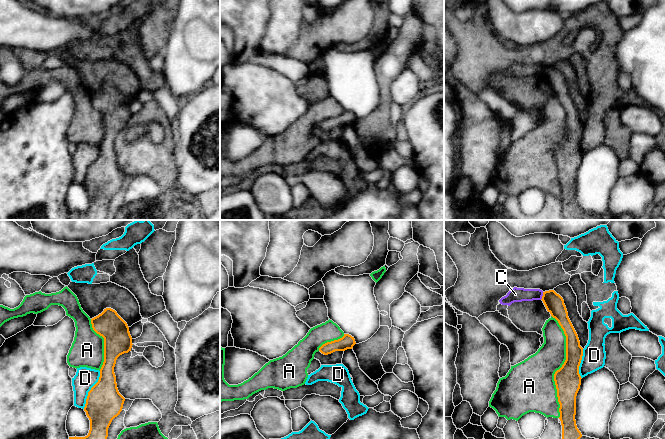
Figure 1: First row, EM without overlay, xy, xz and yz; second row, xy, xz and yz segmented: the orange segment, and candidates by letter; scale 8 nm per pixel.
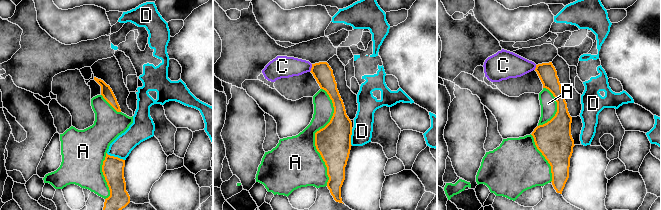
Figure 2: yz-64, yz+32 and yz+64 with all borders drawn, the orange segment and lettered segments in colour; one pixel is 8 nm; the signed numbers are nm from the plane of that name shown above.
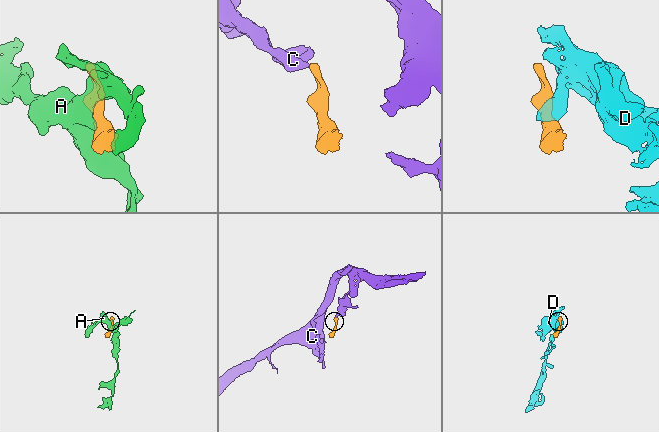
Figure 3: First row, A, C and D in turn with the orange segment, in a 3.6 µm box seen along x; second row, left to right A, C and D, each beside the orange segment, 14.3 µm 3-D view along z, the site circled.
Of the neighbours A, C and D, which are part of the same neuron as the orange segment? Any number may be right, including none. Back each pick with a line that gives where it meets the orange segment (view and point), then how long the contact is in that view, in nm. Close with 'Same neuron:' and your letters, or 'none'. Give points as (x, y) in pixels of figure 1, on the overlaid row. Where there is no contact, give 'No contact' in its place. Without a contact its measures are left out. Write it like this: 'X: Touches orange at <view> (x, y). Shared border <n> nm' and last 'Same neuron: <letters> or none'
Same neuron: none

